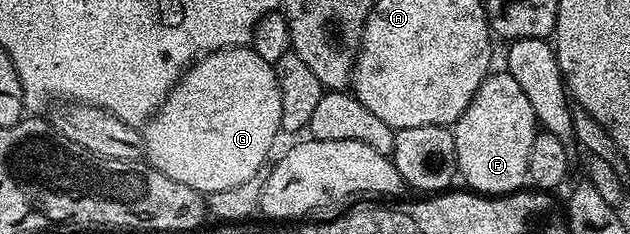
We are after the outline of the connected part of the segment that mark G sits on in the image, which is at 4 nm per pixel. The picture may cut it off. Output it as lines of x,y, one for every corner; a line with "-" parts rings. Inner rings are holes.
230,46
226,50
212,50
202,55
190,69
182,75
182,81
178,82
170,90
170,95
162,102
162,107
150,117
144,126
144,154
149,165
154,169
164,172
164,176
172,176
172,180
180,180
180,184
188,184
188,188
202,191
209,196
220,192
224,188
236,188
236,184
244,184
244,180
259,177
262,165
267,165
266,157
274,146
278,134
282,130
282,89
278,86
278,71
273,65
266,63
257,55
250,46

